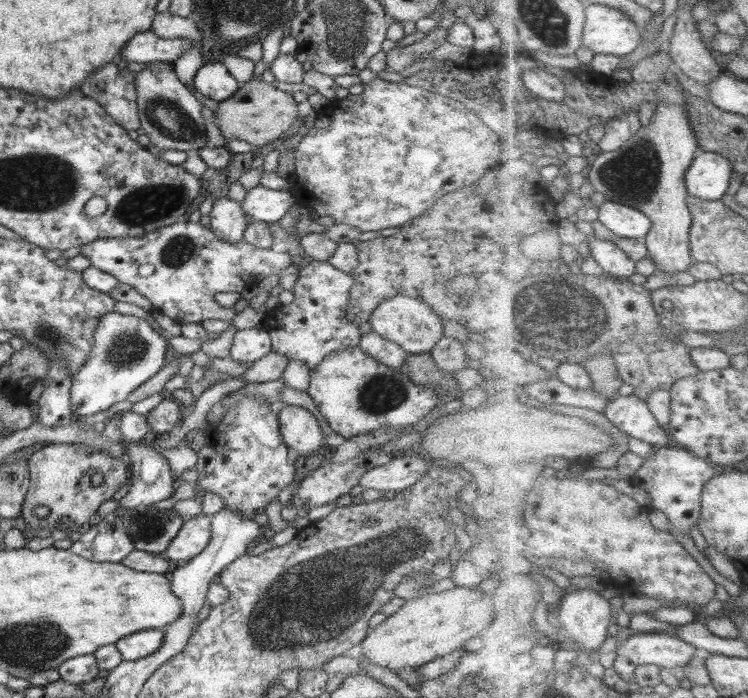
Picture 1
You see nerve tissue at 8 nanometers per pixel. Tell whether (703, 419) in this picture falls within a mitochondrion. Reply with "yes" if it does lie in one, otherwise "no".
no

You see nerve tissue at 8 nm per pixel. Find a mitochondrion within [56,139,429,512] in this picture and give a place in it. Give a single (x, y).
(154, 201)

